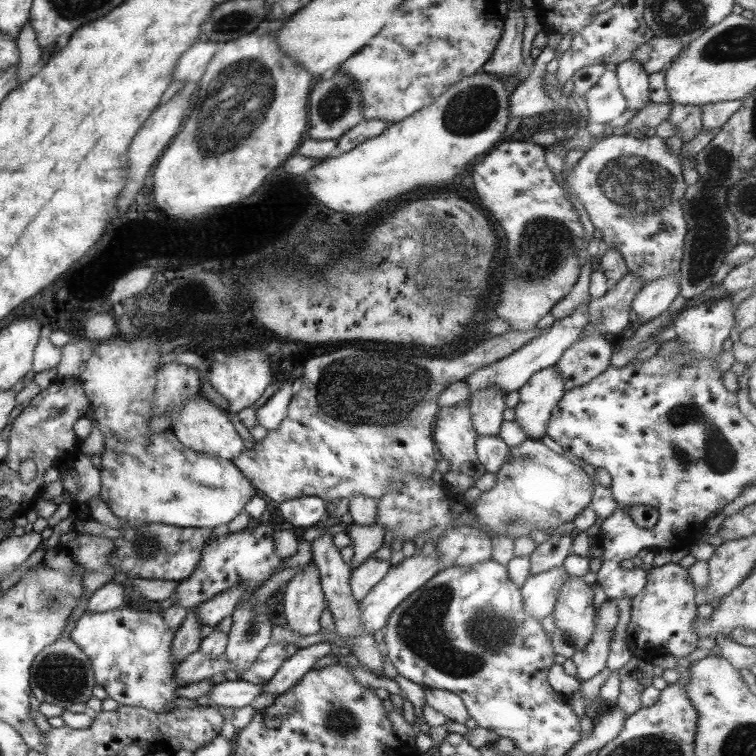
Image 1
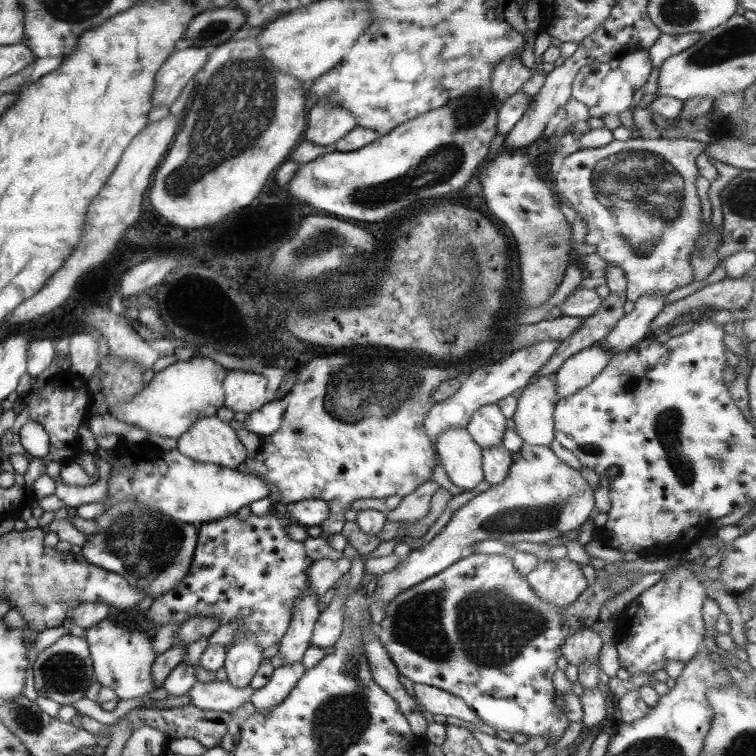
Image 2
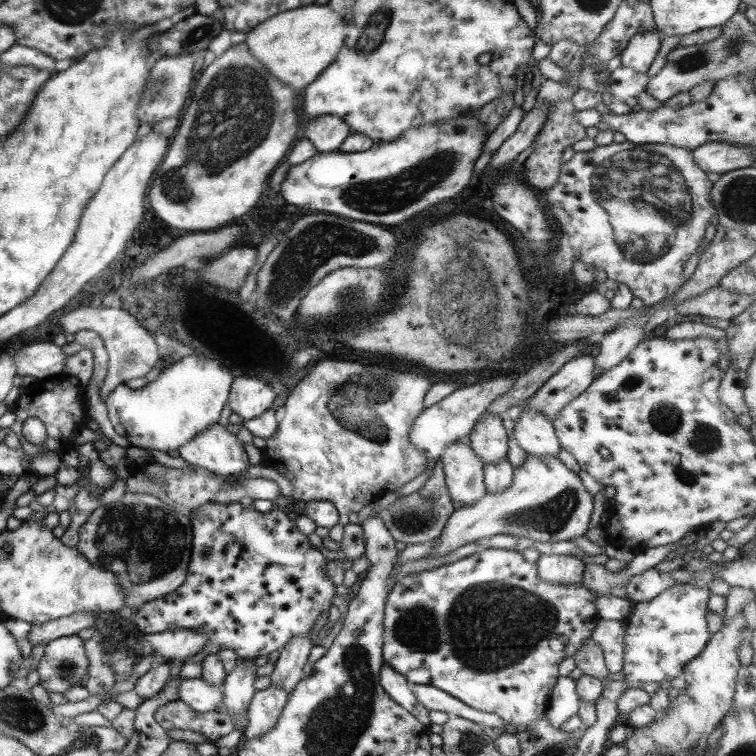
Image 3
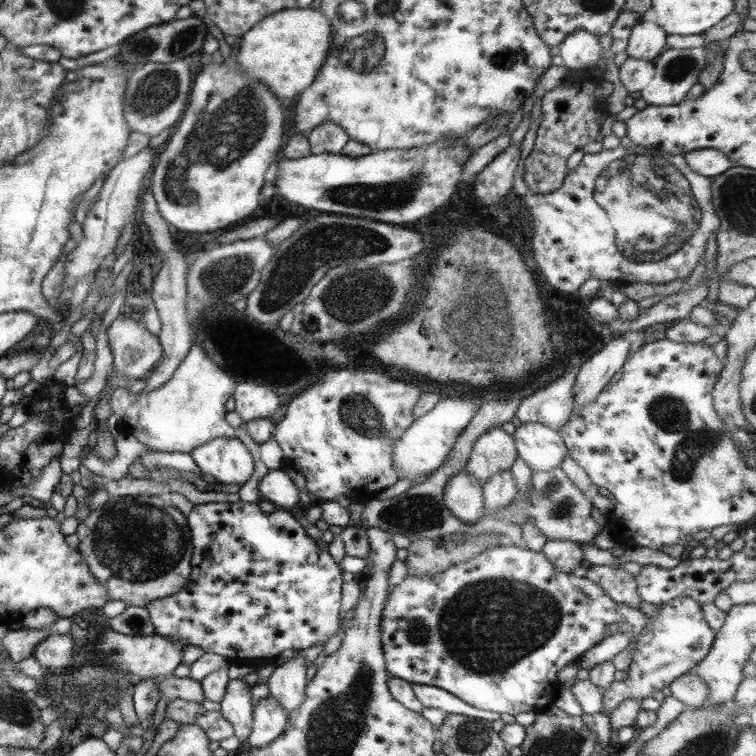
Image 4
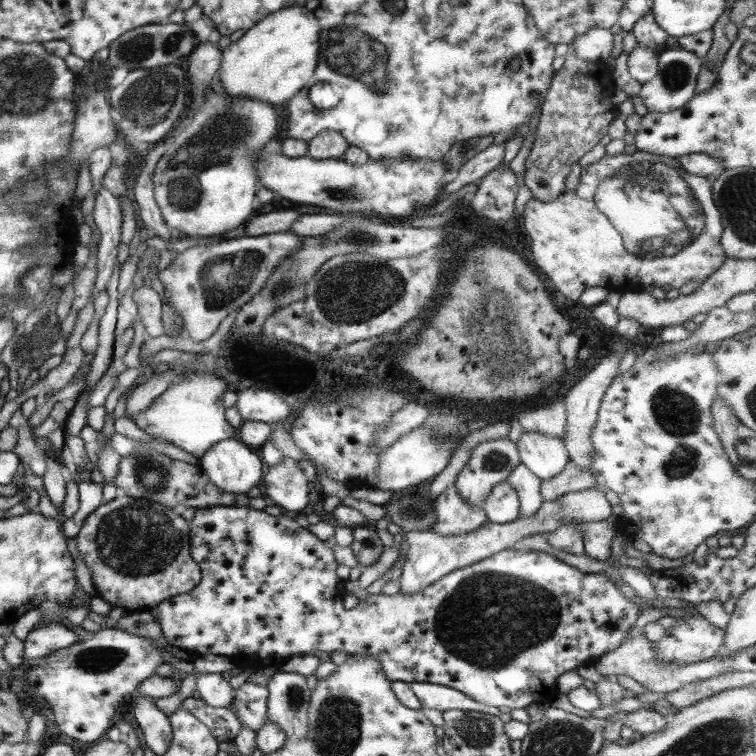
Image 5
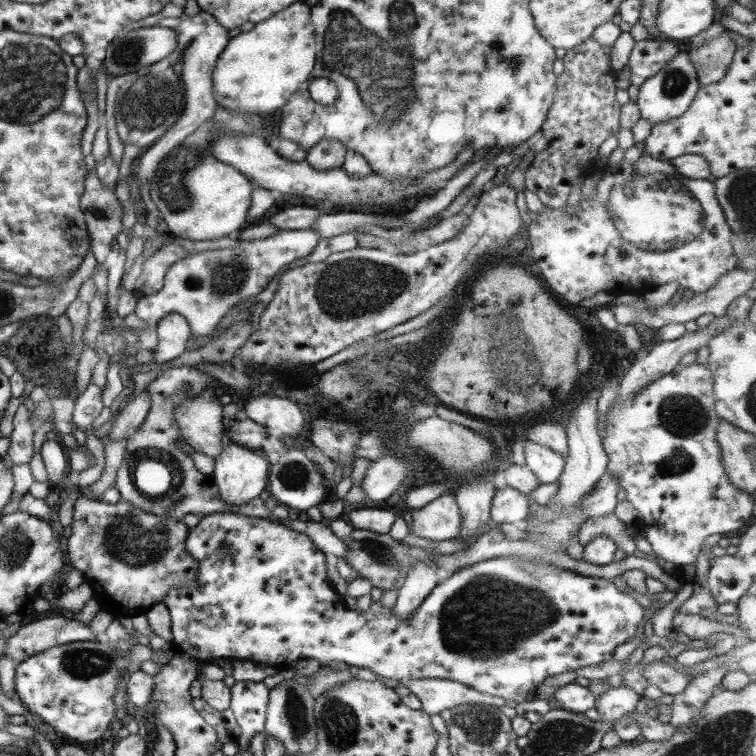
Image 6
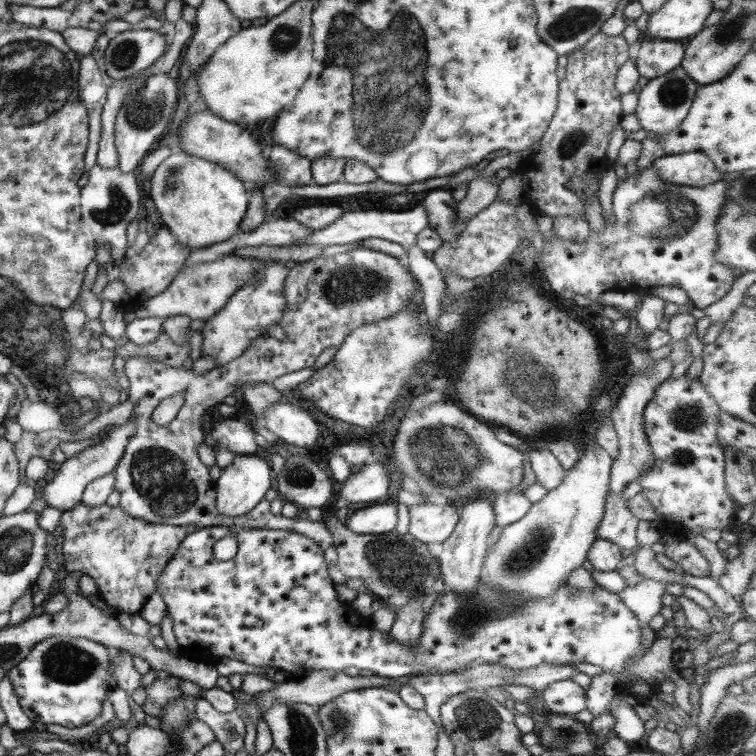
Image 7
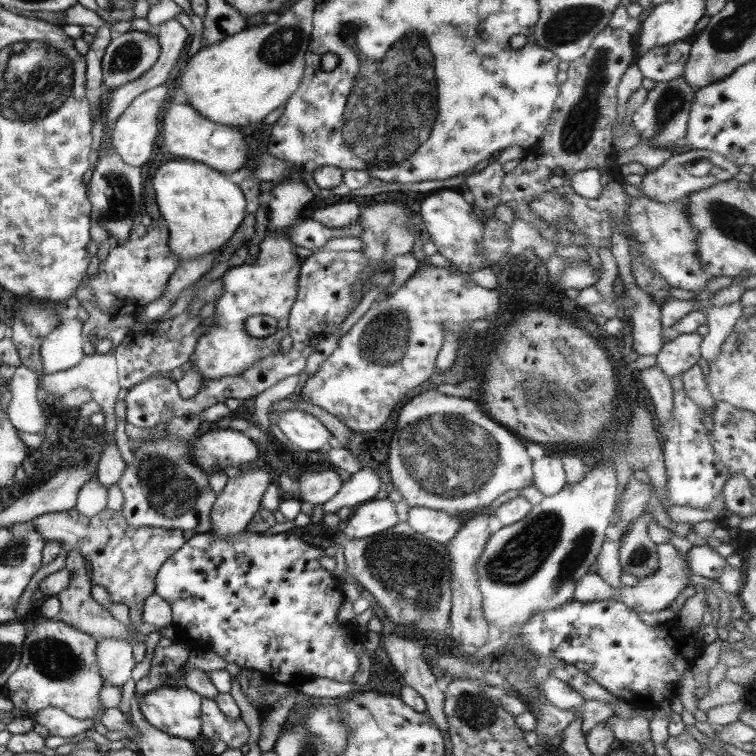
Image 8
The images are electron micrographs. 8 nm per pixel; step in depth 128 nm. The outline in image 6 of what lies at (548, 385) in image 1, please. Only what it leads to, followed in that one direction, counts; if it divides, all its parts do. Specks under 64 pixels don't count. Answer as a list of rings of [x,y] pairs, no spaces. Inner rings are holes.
[[[525,439],[523,443],[526,467],[543,484],[555,483],[563,470],[566,459],[546,446]]]

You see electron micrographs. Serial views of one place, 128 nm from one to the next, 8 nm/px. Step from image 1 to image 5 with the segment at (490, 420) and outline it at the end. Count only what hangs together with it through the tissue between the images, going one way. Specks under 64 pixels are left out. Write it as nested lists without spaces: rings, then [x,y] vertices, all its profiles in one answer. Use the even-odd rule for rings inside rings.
[[[508,437],[487,439],[481,441],[471,451],[467,462],[455,477],[454,485],[457,492],[473,506],[481,507],[490,490],[501,481],[505,481],[511,471],[520,463],[516,444]]]

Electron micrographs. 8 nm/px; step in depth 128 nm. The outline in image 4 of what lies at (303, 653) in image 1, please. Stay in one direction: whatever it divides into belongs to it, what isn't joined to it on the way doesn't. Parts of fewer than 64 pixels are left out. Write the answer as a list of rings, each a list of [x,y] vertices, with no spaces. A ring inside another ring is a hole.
[[[269,694],[252,706],[251,734],[247,738],[250,749],[263,748],[283,734],[288,722],[286,712],[280,706],[281,703]]]

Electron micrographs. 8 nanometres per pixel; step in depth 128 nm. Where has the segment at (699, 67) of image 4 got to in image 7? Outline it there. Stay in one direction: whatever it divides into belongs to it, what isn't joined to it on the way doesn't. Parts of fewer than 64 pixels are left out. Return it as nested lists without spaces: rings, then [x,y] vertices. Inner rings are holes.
[[[680,67],[669,70],[667,74],[648,79],[647,83],[640,88],[640,93],[636,94],[637,104],[633,112],[639,121],[640,128],[644,131],[651,130],[657,135],[668,133],[675,128],[685,118],[694,99],[696,87],[696,82],[693,82]]]

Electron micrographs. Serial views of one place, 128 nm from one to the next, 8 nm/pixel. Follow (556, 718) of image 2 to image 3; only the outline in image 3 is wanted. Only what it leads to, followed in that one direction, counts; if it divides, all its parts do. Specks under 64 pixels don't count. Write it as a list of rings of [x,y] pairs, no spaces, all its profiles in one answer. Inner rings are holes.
[[[485,549],[449,564],[441,564],[433,569],[427,568],[418,573],[411,572],[411,574],[396,578],[384,602],[382,662],[387,663],[393,670],[396,670],[413,684],[434,686],[475,710],[496,714],[505,725],[524,724],[527,727],[545,714],[550,692],[558,677],[557,664],[563,658],[571,657],[580,647],[580,644],[585,639],[589,639],[590,632],[600,620],[595,605],[593,605],[593,596],[583,584],[575,586],[574,584],[543,582],[537,576],[535,562],[534,564],[527,562],[521,557],[521,554],[511,550]]]

